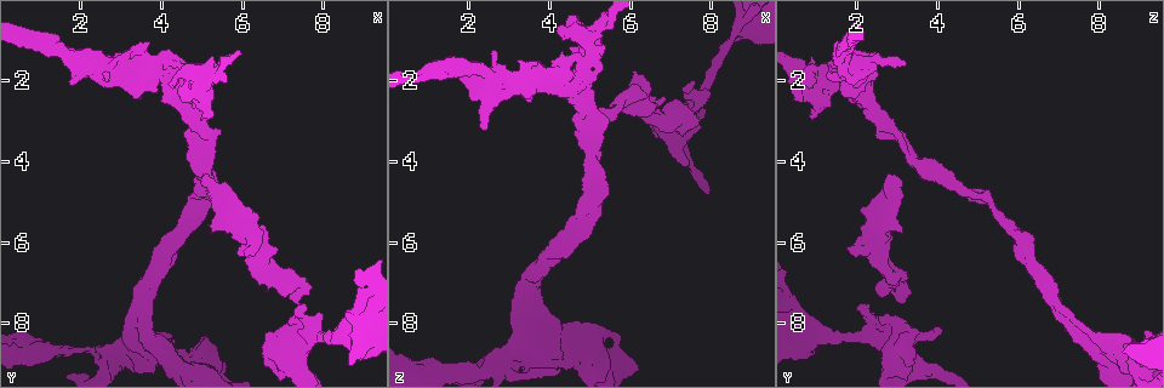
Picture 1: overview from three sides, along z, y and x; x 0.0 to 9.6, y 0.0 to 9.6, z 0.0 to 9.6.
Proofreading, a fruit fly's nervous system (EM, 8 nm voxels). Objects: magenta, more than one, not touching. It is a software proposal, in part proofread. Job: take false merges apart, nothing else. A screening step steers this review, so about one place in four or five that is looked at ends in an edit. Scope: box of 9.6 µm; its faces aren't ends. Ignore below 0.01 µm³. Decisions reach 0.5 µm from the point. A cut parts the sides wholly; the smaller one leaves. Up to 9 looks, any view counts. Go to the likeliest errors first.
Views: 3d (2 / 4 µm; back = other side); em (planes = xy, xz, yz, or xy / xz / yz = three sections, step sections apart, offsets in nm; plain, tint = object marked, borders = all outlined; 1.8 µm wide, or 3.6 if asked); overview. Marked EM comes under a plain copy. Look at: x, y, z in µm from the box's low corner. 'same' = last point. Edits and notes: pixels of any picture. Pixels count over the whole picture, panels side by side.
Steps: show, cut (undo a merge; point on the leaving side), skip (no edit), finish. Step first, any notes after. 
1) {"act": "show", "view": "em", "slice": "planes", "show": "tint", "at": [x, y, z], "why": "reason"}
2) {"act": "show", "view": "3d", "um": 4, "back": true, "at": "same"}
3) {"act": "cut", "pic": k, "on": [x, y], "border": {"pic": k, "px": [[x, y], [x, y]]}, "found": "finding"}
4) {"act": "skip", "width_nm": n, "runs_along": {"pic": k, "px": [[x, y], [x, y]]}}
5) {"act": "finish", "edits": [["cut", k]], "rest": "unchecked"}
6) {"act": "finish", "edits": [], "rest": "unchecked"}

{"act": "show", "view": "em", "um": 3.6, "slice": "yz", "step": 16, "show": "tint", "at": [7.25, 8.45, 3.30], "why": "calibre changes"}

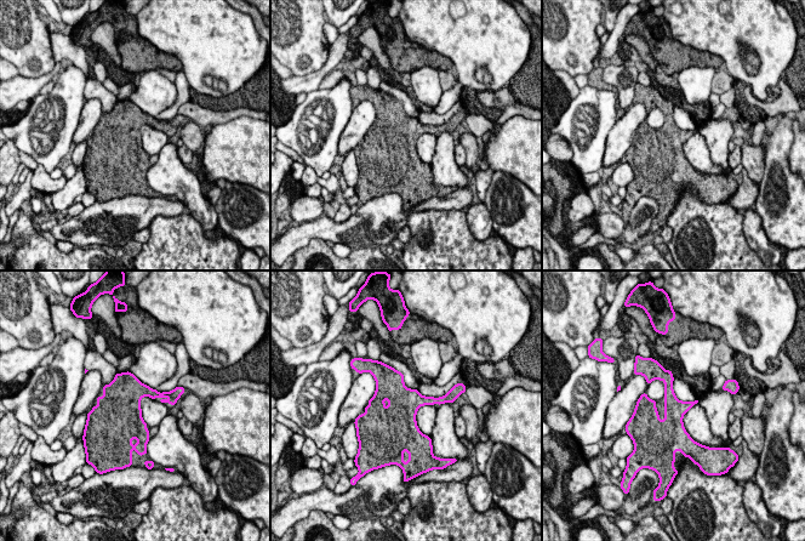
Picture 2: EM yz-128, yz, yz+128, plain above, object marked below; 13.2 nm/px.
{"act": "show", "view": "em", "um": 3.6, "slice": "planes", "show": "borders", "at": "same"}

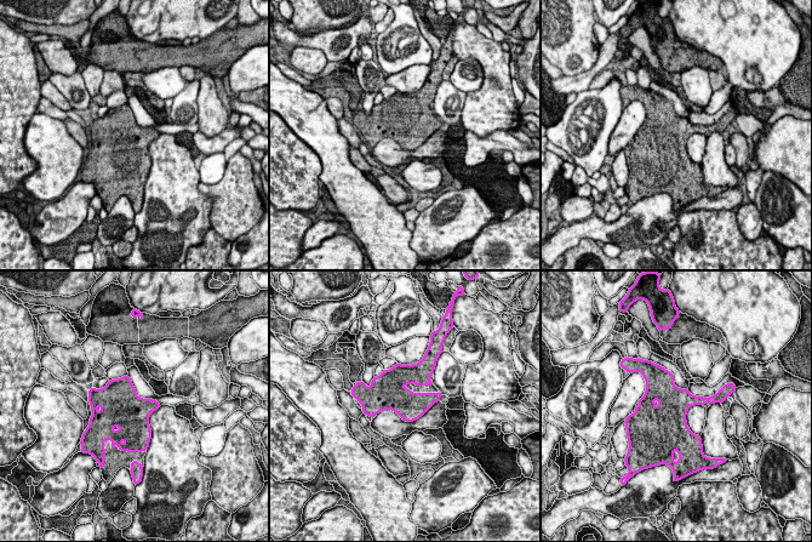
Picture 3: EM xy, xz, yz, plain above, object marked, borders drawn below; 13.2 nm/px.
{"act": "skip", "found": "all the same neuron"}

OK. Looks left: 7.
{"act": "show", "view": "em", "slice": "xz", "step": 4, "show": "tint", "at": [6.75, 6.80, 2.95], "why": "sharp bend"}

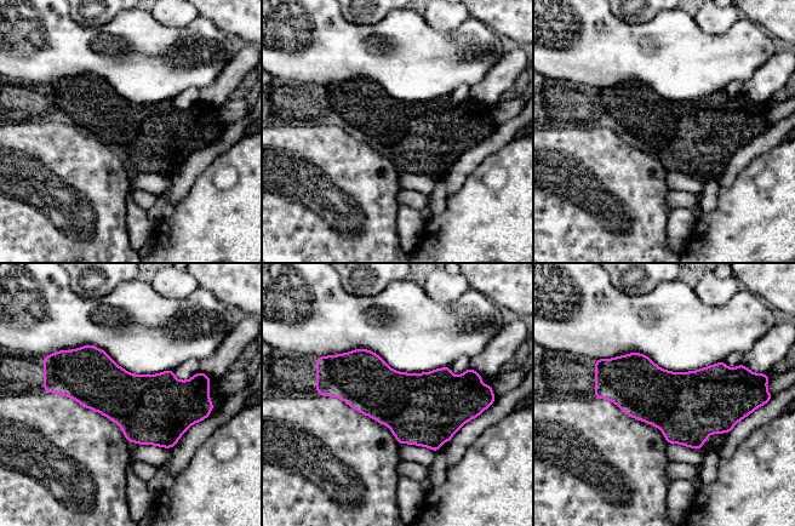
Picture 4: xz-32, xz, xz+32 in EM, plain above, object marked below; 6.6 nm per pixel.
{"act": "show", "view": "em", "slice": "planes", "show": "borders", "at": "same"}

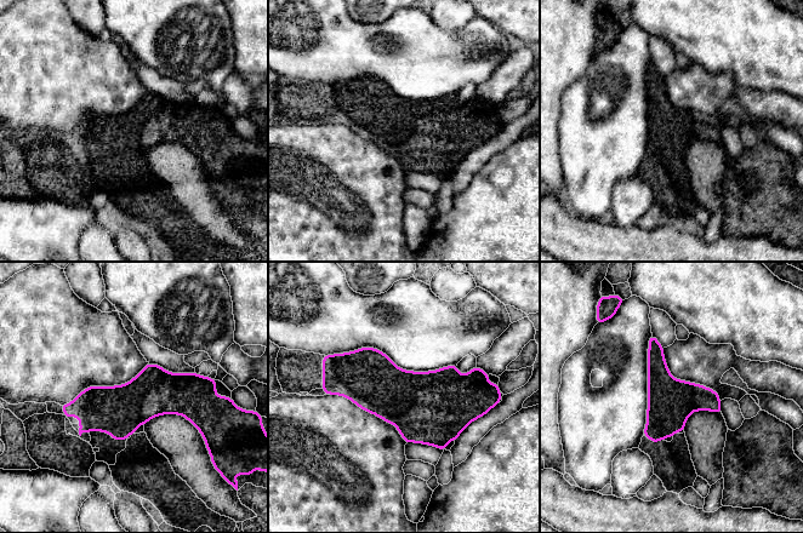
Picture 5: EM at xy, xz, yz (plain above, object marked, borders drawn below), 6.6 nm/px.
{"act": "skip", "runs_along": {"pic": 5, "px": [[205, 391], [66, 408]]}, "found": "continuous, no second neuron"}

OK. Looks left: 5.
{"act": "show", "view": "3d", "um": 4, "at": [8.85, 8.20, 0.60], "why": "sudden change in width"}

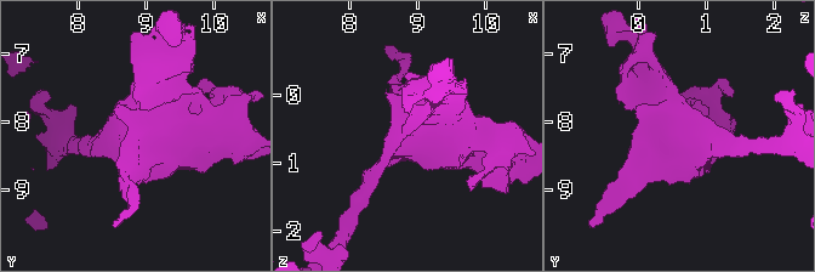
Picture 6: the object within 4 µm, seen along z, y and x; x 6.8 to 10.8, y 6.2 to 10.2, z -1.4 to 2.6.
{"act": "show", "view": "em", "slice": "planes", "show": "tint", "at": [8.90, 8.15, 0.60]}

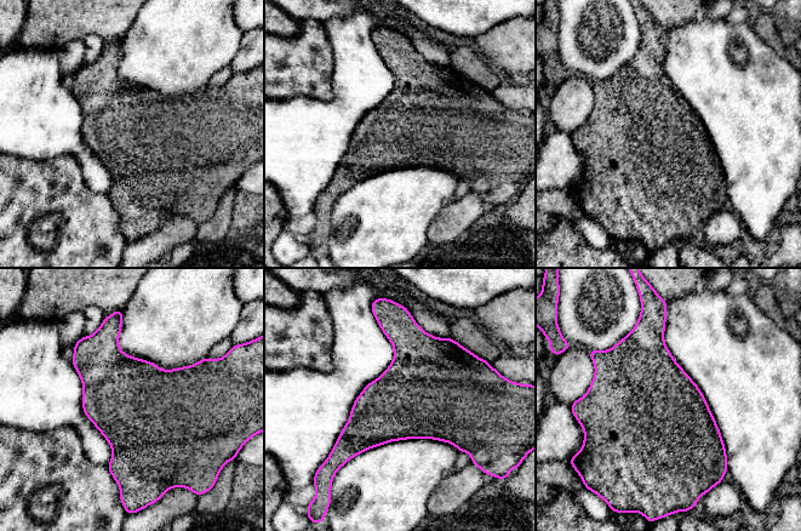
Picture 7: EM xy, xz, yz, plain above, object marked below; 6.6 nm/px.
{"act": "skip", "found": "all the same neuron"}

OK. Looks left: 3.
{"act": "show", "view": "3d", "um": 4, "at": [5.70, 5.35, 2.50]}

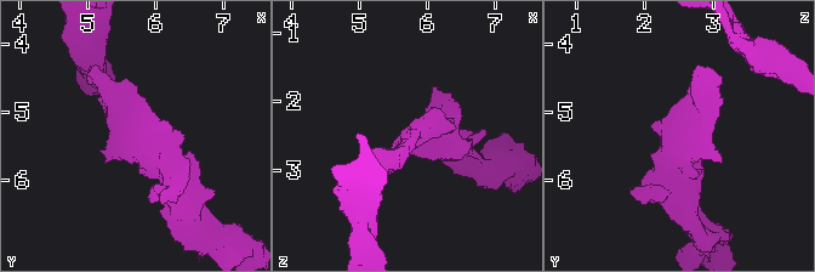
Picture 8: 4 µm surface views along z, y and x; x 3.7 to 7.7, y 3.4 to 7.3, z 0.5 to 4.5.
{"act": "show", "view": "em", "slice": "planes", "show": "tint", "at": [5.70, 5.30, 2.50], "why": "shape alone is not enough"}

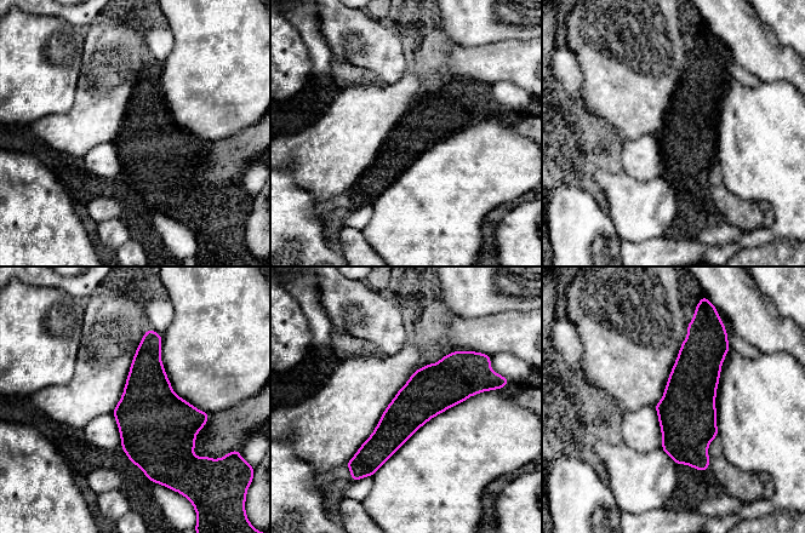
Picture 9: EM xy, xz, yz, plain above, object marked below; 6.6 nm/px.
{"act": "skip", "width_nm": 320, "runs_along": {"pic": 9, "px": [[478, 389], [434, 389], [358, 456]]}, "found": "all the same neuron"}

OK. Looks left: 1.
{"act": "finish", "edits": [], "rest": "unchecked"}

